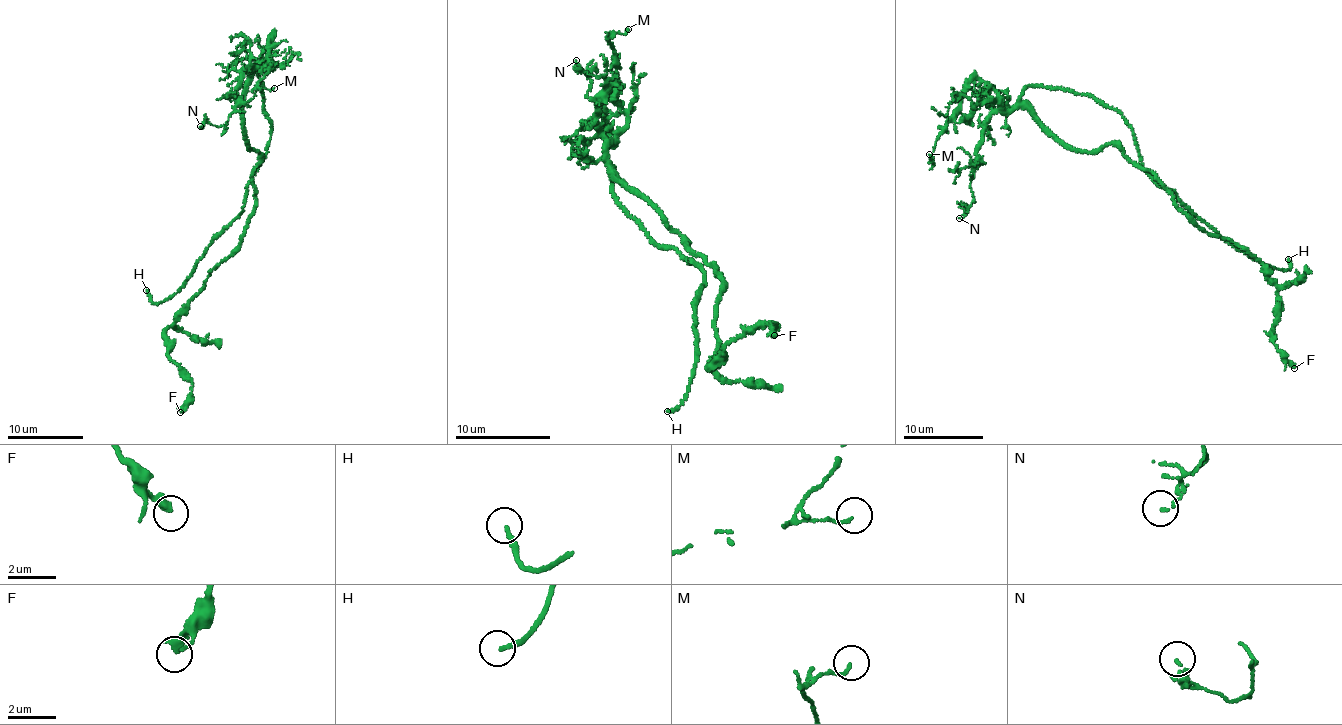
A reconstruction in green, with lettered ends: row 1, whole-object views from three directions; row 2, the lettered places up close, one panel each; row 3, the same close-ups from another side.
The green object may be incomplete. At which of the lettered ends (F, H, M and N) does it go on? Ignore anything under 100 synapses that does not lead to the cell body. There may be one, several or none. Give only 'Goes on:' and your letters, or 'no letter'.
Goes on: H

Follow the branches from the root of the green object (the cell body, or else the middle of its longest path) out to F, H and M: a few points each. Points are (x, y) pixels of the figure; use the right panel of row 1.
F: (1141, 168), (1154, 174), (1198, 227), (1244, 246), (1260, 260), (1279, 296), (1273, 343), (1294, 368)
H: (1141, 168), (1163, 188), (1174, 190), (1193, 214), (1251, 258), (1288, 270), (1288, 259)
M: (1141, 168), (1110, 144), (1084, 151), (1063, 143), (1029, 110), (993, 100), (949, 122), (932, 161), (929, 154)

